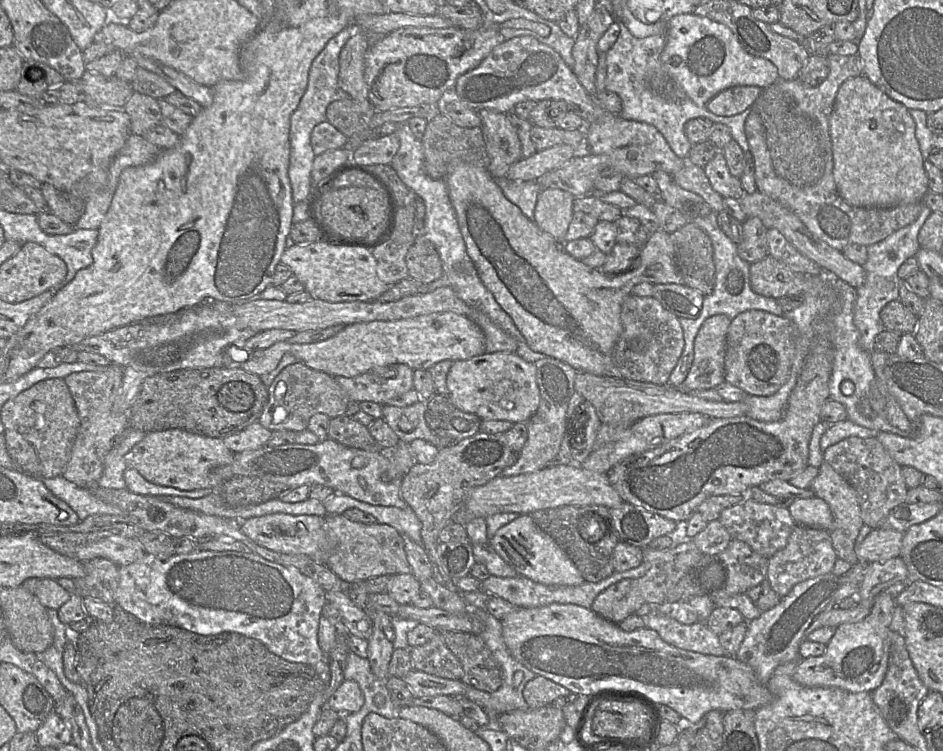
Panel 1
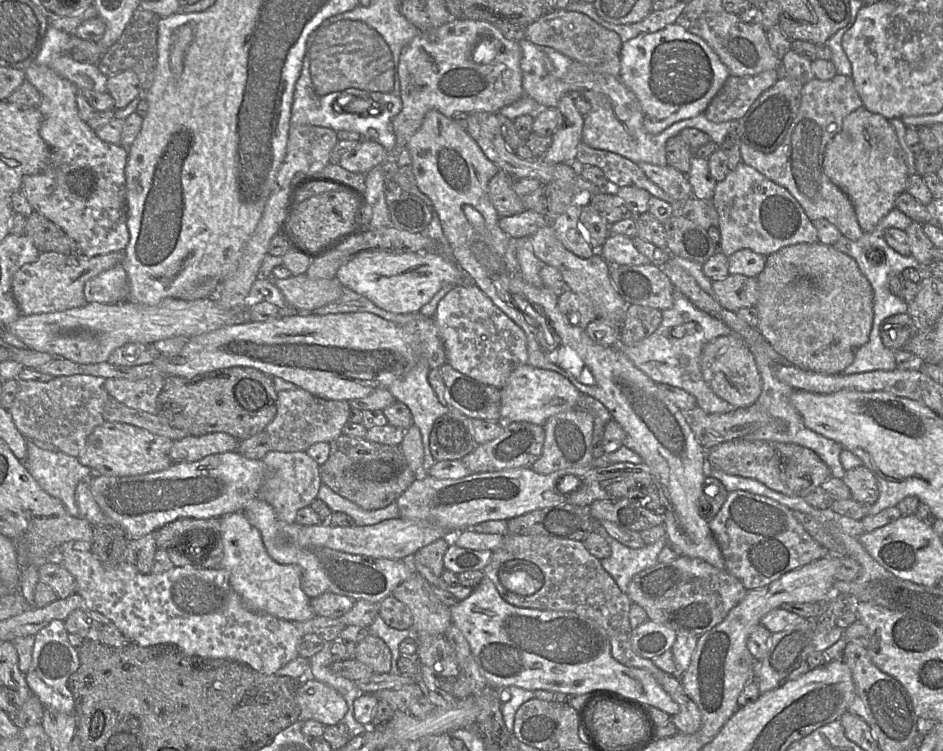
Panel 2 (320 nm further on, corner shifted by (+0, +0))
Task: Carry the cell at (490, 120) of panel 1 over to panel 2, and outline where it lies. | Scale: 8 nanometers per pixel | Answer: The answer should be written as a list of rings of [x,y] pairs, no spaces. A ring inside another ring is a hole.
[[[502,169],[489,181],[488,195],[500,217],[512,216],[525,210],[522,198],[513,189],[513,177]]]

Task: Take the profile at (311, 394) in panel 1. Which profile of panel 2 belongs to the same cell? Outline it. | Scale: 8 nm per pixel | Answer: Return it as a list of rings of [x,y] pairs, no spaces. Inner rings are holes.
[[[301,388],[279,392],[277,414],[265,429],[270,438],[271,451],[300,452],[318,442],[332,442],[343,434],[350,411],[347,400],[323,399]]]

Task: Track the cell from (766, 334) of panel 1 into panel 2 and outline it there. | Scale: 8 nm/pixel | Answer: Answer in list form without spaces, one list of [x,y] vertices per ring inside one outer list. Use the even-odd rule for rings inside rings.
[[[734,333],[707,342],[701,352],[700,369],[704,381],[721,399],[744,408],[754,404],[762,392],[762,379],[754,354],[744,340]]]

